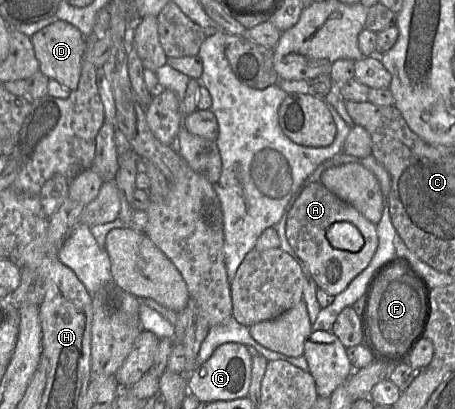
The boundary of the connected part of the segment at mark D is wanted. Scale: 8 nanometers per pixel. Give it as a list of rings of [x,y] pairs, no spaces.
[[[58,20],[41,29],[31,37],[40,71],[50,80],[56,80],[71,91],[78,88],[86,38],[81,31],[69,22]]]

